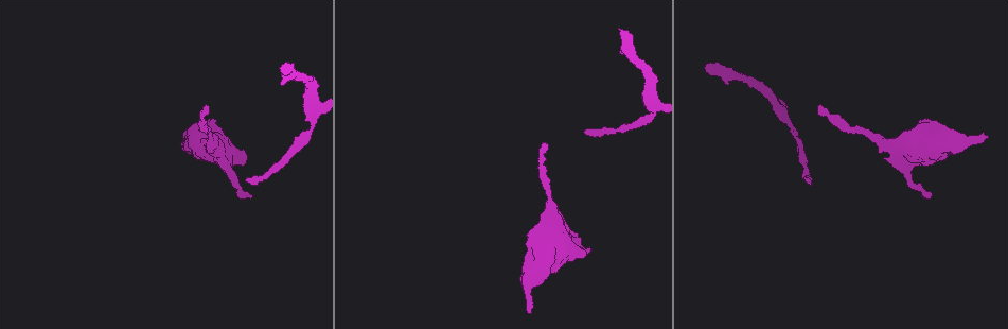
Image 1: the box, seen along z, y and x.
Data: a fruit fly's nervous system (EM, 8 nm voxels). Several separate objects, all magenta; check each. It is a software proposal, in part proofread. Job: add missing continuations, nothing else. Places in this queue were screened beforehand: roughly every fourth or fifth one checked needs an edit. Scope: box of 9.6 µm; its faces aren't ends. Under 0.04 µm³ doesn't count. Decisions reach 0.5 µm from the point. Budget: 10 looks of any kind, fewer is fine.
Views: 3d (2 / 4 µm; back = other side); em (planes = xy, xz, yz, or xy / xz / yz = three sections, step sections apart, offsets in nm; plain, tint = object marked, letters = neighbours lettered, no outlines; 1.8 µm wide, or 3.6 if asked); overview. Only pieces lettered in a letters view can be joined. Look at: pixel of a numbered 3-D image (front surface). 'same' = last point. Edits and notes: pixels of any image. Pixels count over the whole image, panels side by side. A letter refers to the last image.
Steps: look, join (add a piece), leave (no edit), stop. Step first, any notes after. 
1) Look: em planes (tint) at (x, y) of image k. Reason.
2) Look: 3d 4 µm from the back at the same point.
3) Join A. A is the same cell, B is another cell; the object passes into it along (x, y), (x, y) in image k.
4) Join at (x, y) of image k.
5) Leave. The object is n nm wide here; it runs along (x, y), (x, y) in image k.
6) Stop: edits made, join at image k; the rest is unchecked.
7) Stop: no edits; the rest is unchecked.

Look: 3d 4 µm at (281, 68) of image 1. Free end.

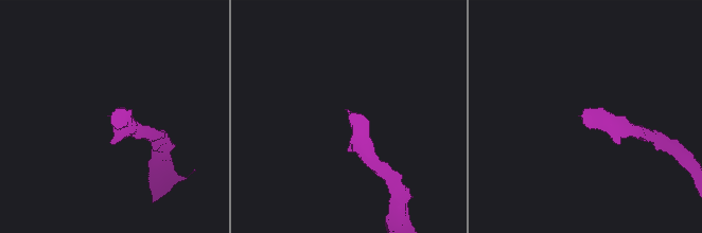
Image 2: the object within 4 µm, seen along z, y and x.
Look: em planes (letters) at (113, 118) of image 2. Shape alone is not enough.

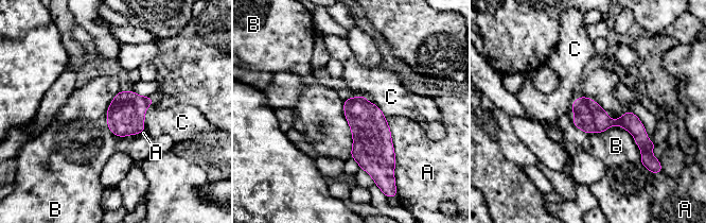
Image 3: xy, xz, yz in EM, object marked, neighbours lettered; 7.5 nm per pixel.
Leave. A, B and C are other cells; none of them fits.

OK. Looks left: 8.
Look: em xz step 4 (tint) at (589, 246) of image 1. Branch stops here.

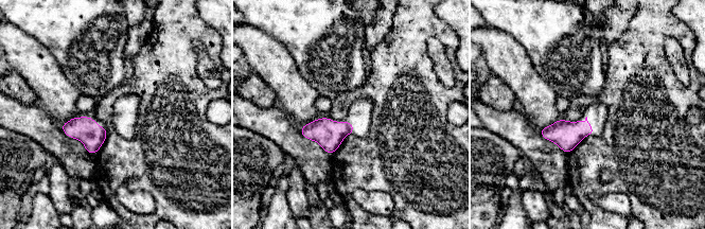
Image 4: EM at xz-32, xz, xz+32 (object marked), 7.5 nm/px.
Look: em xy step 16 (letters) at the same point.

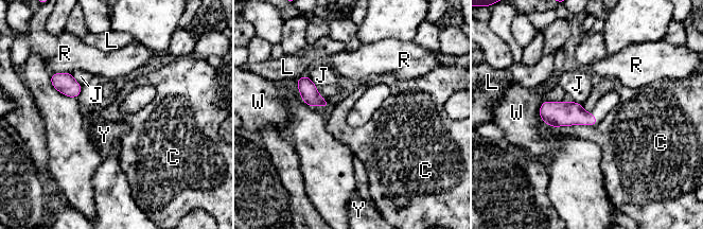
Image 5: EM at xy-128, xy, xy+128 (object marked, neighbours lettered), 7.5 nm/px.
Leave. The longest contact is with C, 340 nm; C, J, L, R, W and Y are other cells; none of them fits.

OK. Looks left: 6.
Look: em xy step 4 (tint) at (985, 137) of image 1.

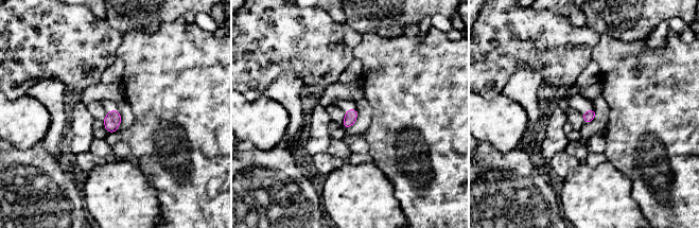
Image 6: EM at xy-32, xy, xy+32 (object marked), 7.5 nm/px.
Look: em planes (letters) at the same point.

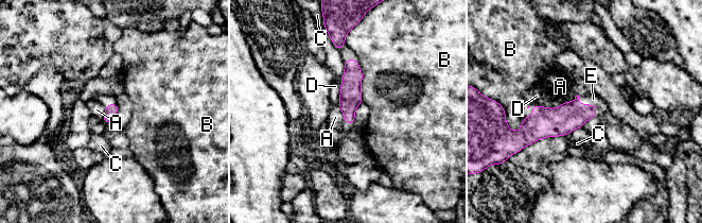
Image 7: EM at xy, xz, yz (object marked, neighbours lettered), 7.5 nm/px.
Join E. E is the same cell, A, B, C and D are other cells; the object passes into it along (562, 120), (589, 104), (593, 99) in image 7; it goes on there.

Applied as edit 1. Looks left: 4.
Look: overview. See it whole again.

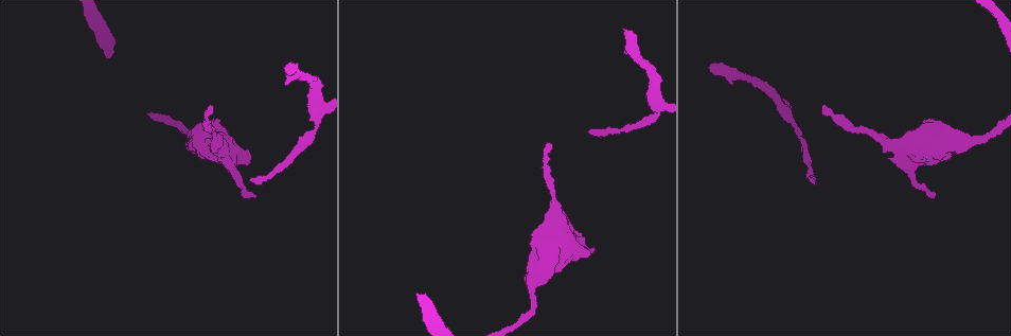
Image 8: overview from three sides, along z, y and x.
Look: 3d 2 µm at (811, 179) of image 8. Thin end.

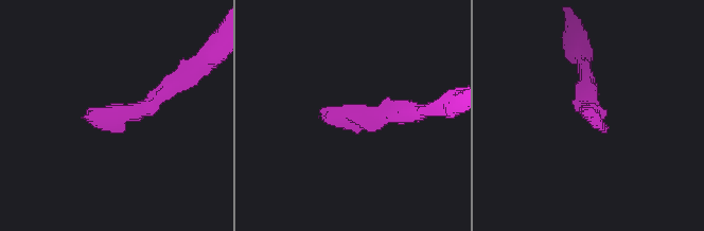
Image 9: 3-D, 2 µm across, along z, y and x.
Look: em planes (letters) at (597, 117) of image 9. Need the tissue.

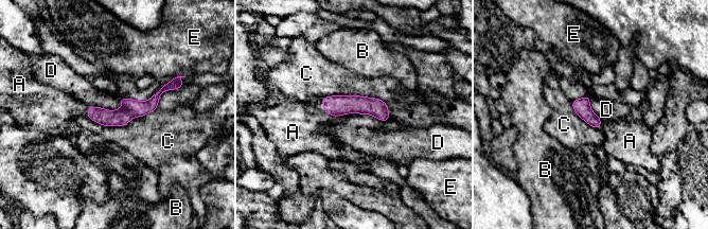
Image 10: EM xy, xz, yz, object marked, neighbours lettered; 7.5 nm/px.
Join A. The object is 130 nm wide here; A is the same cell, B, C, D and E are other cells; the object passes into it along (337, 105), (329, 113), (301, 131) in image 10; it goes on there.

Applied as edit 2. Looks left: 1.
Stop: edits made, join at image 7, join at image 10; the rest is unchecked.

